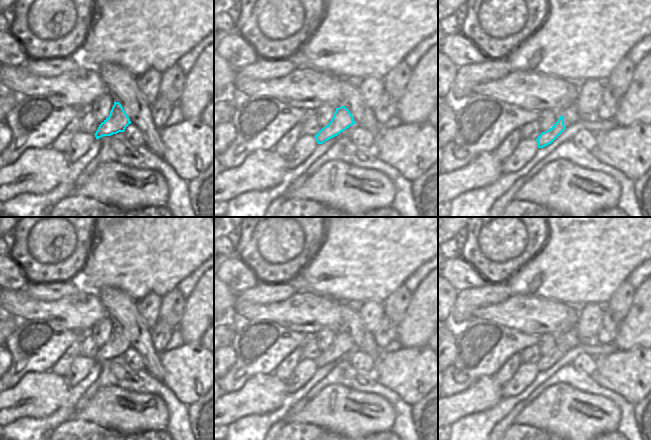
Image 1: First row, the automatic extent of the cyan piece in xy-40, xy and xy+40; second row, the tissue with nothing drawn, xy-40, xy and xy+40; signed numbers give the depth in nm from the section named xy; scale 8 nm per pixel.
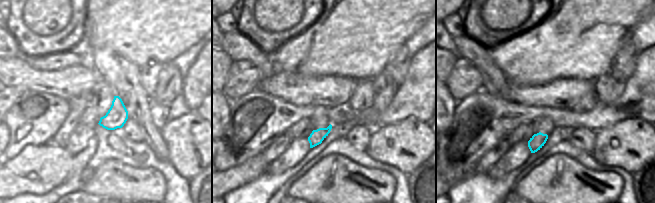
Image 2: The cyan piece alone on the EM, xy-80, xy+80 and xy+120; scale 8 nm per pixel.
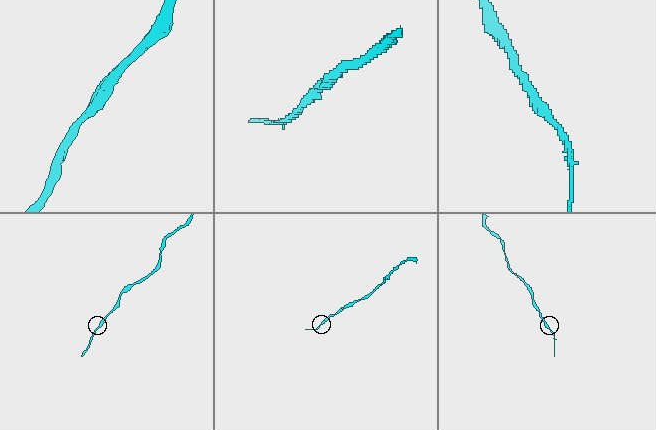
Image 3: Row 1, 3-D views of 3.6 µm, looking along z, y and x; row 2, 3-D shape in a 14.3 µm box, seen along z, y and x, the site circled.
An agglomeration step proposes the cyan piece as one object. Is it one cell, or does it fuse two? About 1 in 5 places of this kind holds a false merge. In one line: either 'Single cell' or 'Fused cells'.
Single cell

